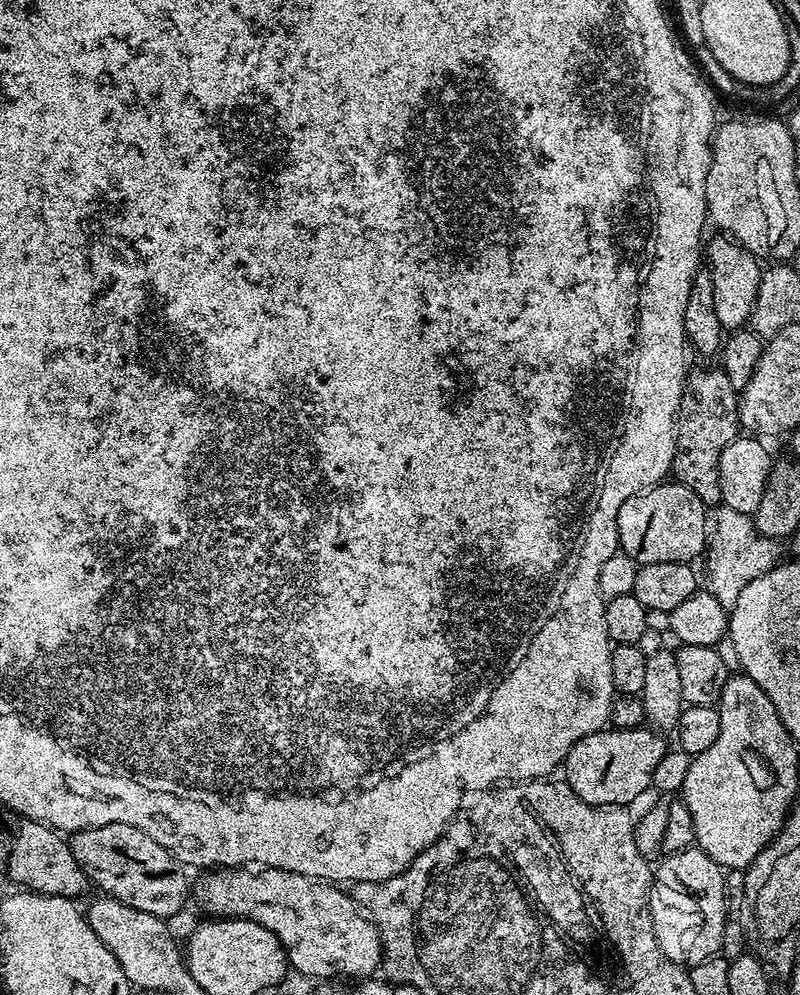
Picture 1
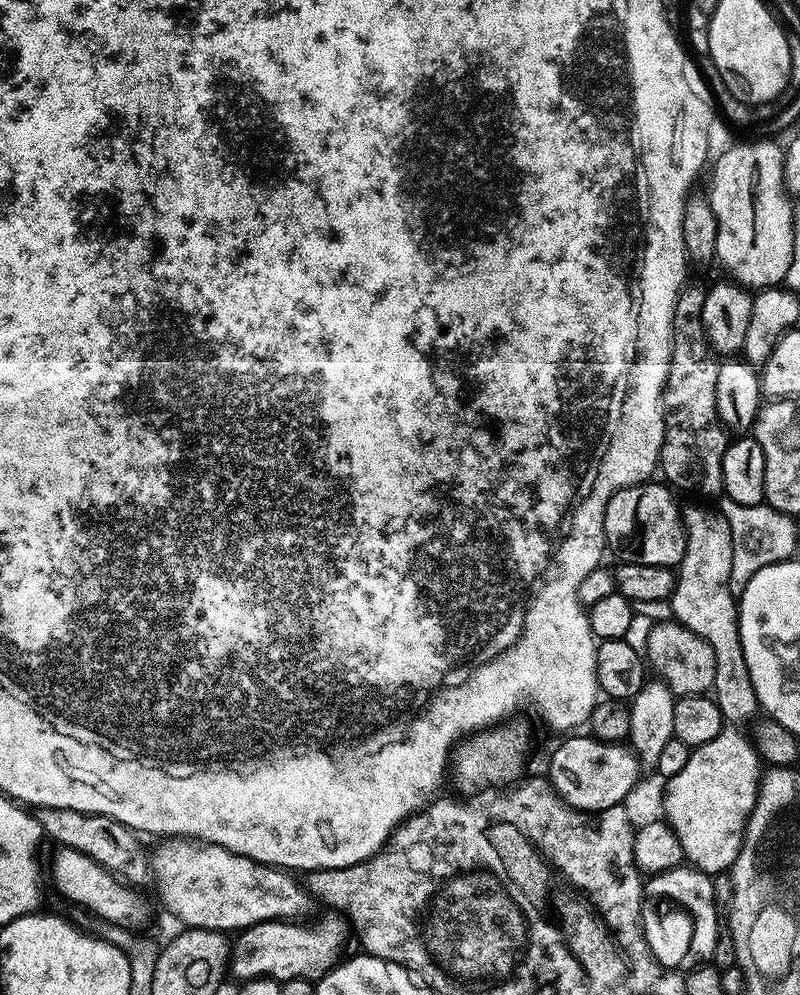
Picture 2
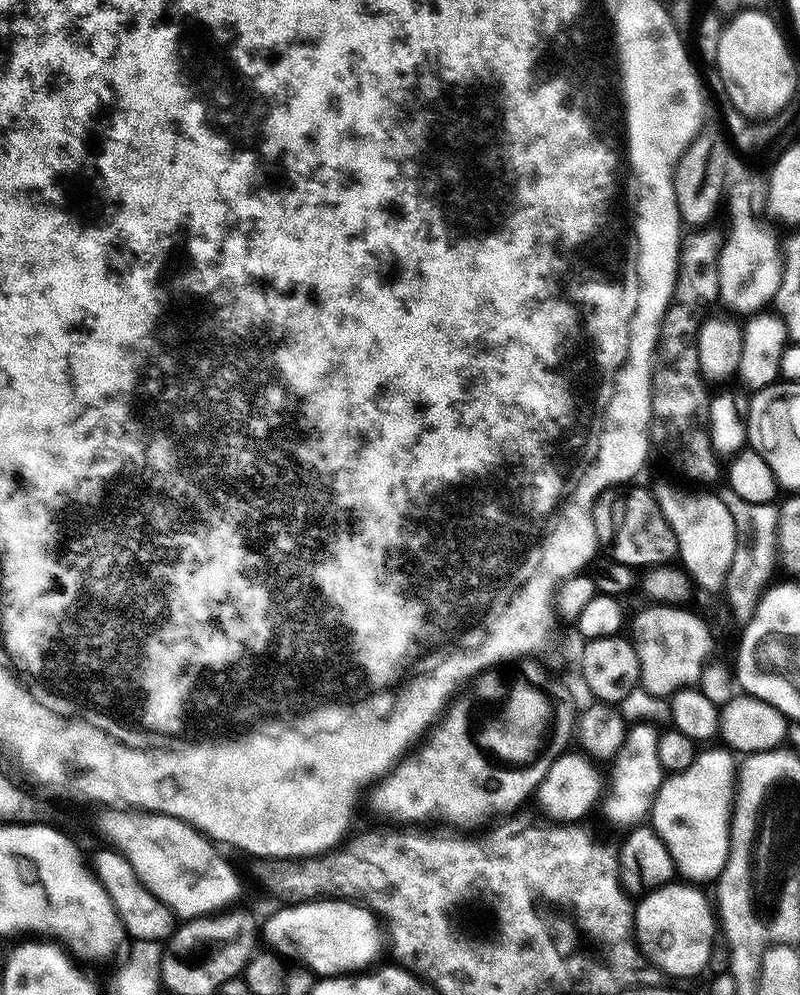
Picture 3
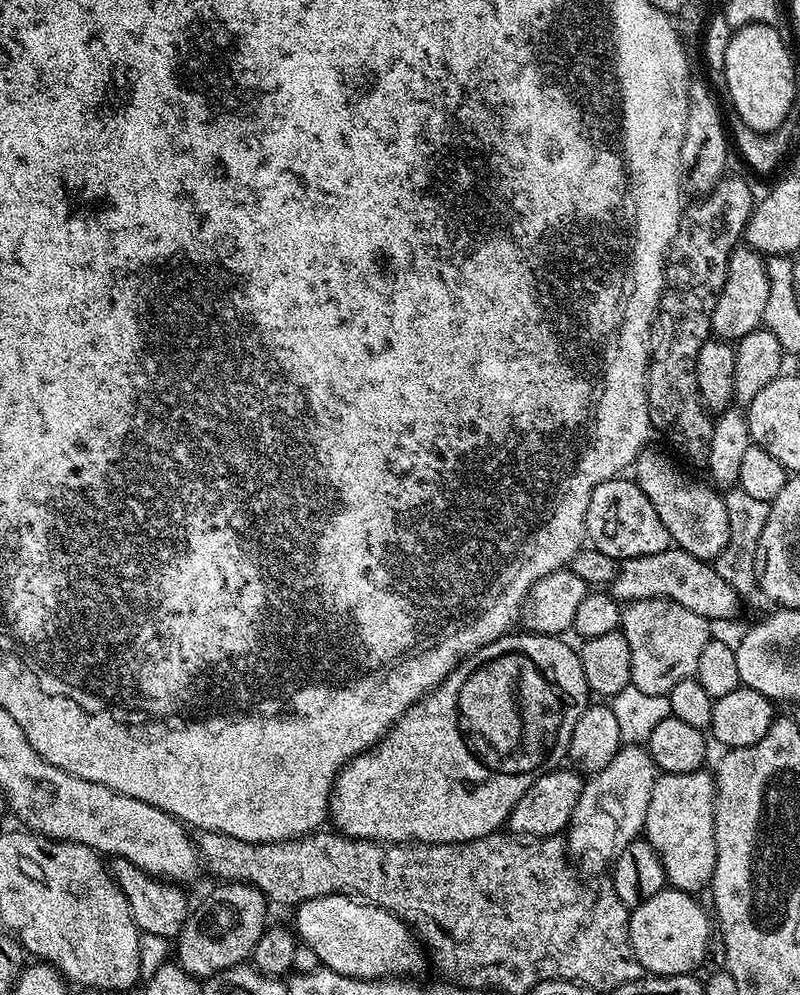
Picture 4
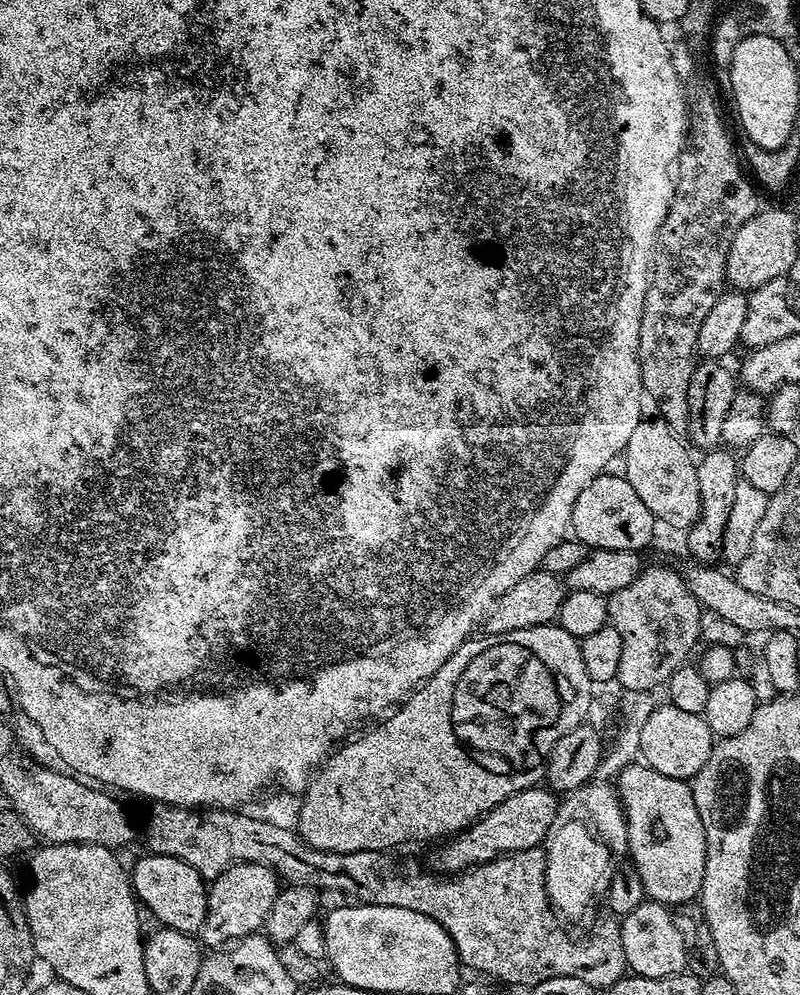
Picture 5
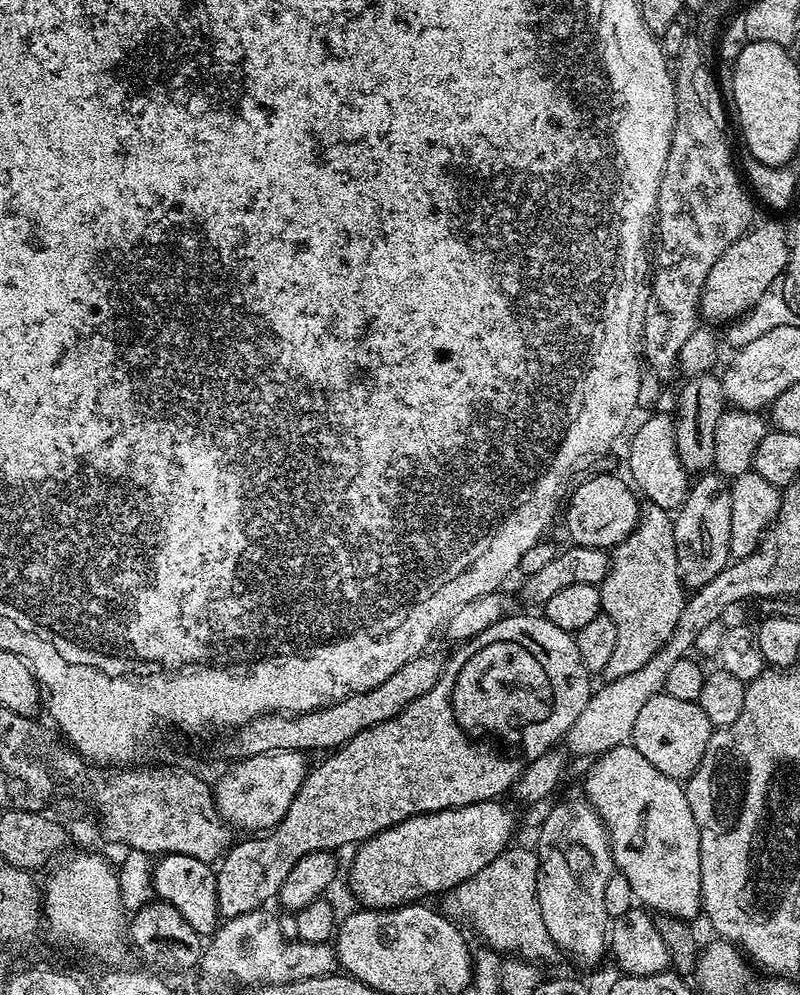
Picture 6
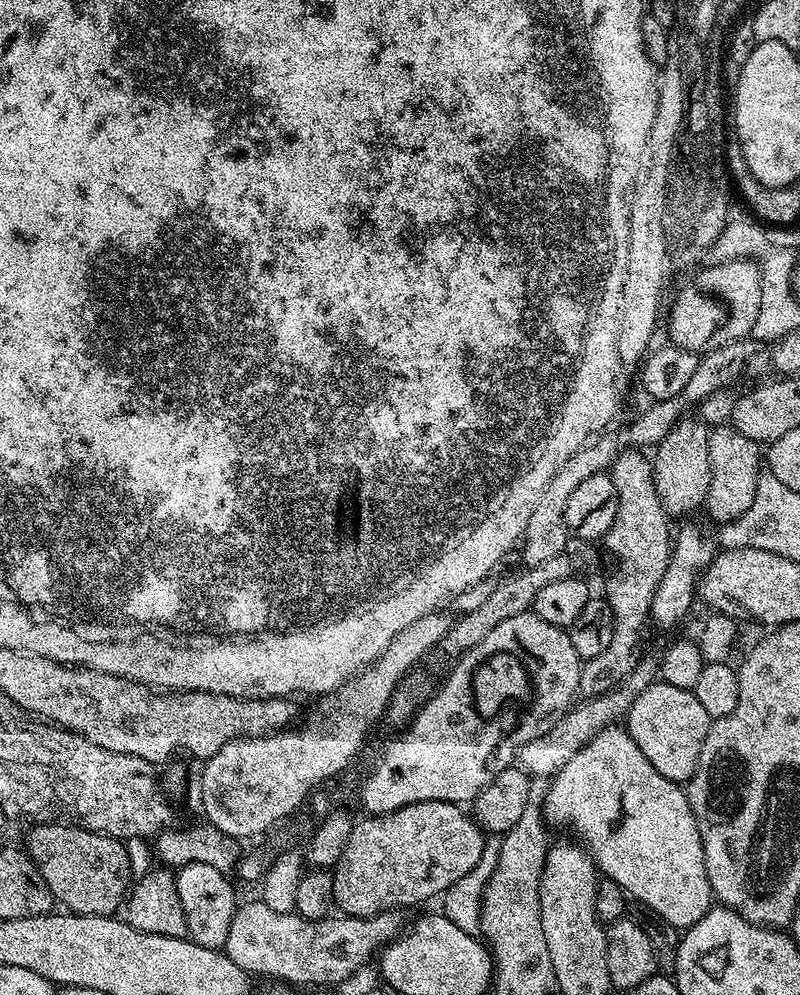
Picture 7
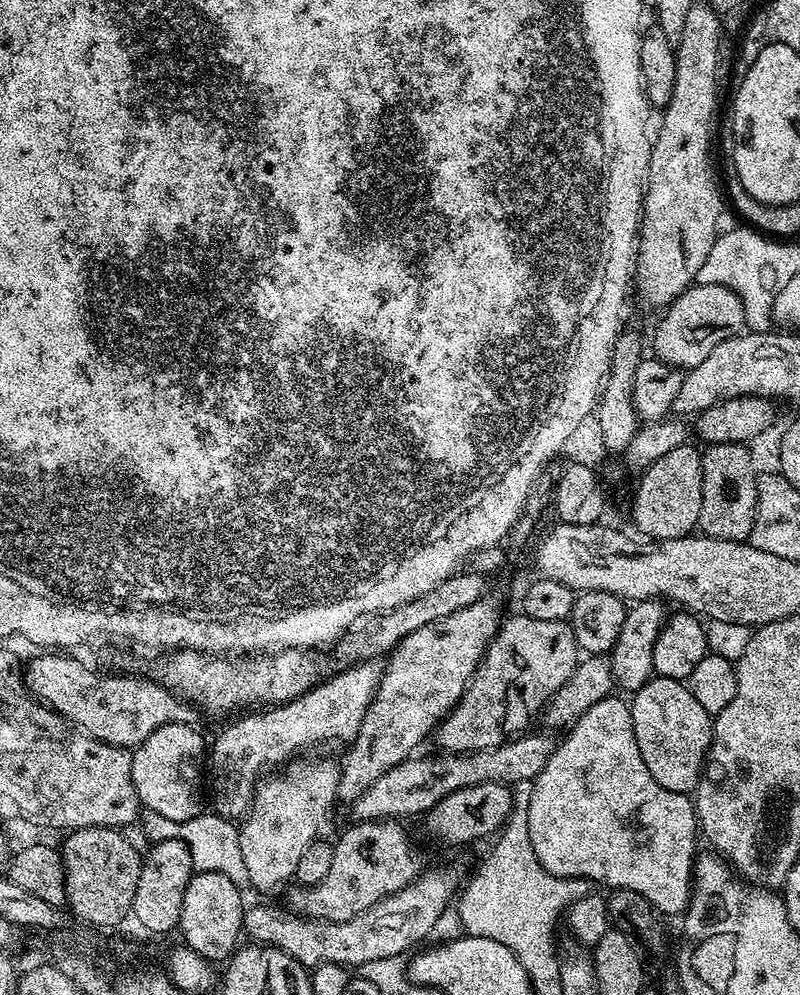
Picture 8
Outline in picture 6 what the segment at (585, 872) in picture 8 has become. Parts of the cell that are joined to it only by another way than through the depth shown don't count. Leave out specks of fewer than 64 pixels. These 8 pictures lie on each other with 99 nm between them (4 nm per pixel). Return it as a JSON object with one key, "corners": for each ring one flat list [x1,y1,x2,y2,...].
{"corners":[[631,743,619,744,617,748,611,748,609,752,603,756,595,757,592,769,588,772,588,777,584,780,584,792,589,804,596,809,596,813,600,815,600,821,604,827,608,829,608,842,612,846,612,863,615,871,626,874,626,878,630,878,630,886,634,889,637,901,645,909,651,910,653,913,664,913,666,915,677,916,682,922,692,922,692,919,702,912,702,901,700,899,700,831,694,822,694,814,690,814,690,802,686,802,686,794,682,787,681,781,671,780,666,774,662,774,662,770,654,770,654,766,650,766,650,762,646,762,646,758,642,758,642,754,638,754,638,750,632,747]]}

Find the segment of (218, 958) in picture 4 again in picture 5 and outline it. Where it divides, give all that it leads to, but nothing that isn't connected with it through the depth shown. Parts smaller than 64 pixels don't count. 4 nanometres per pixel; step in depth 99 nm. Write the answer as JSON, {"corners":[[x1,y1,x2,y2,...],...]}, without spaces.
{"corners":[[235,864,217,879,208,890,208,913,198,936,209,949,227,946,252,933,259,933,268,923,270,906,278,891,278,877,265,864]]}

